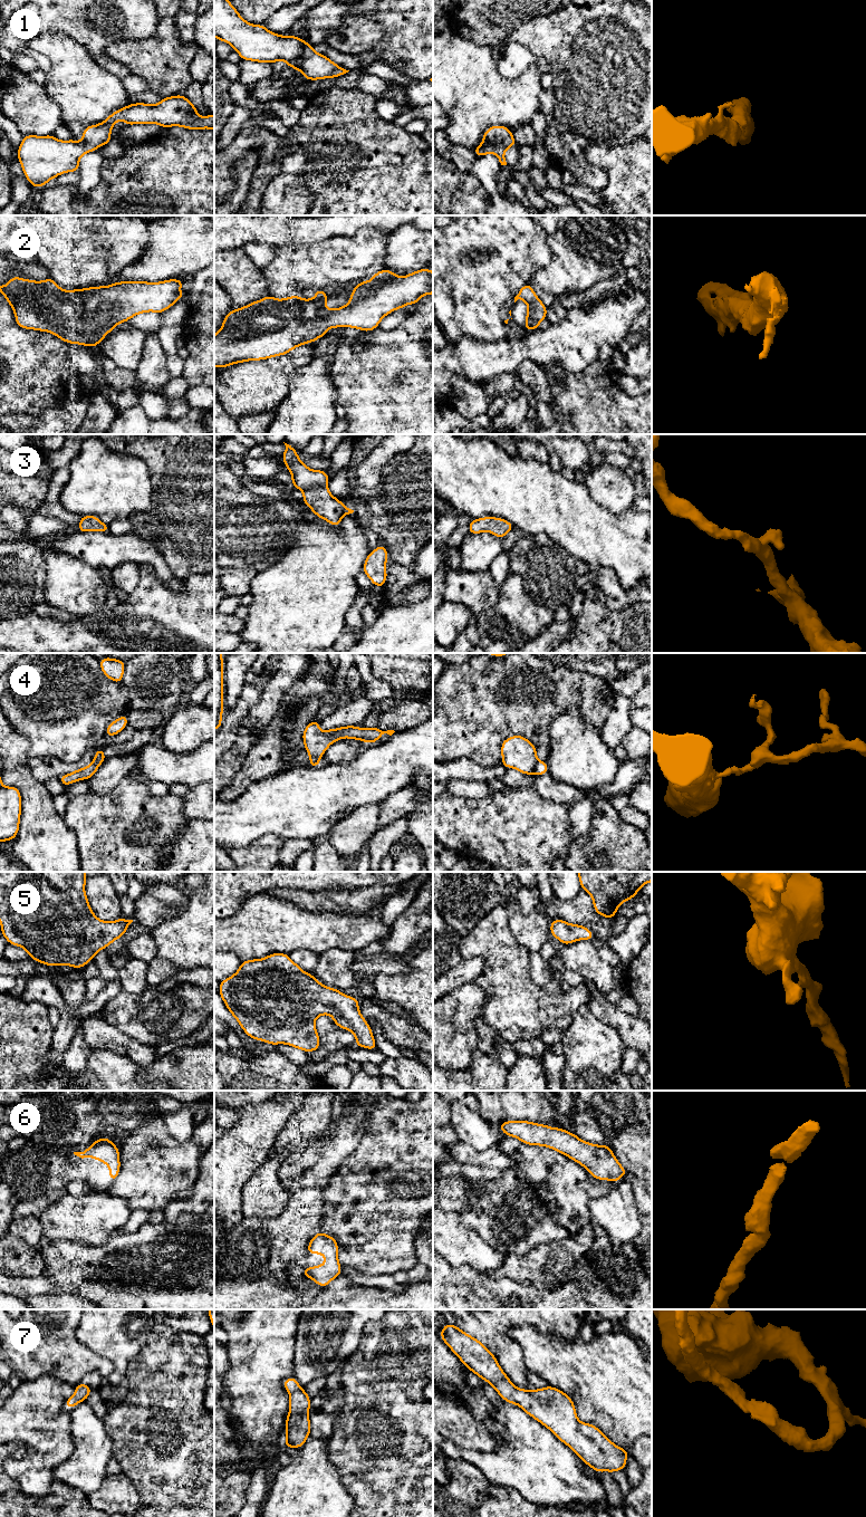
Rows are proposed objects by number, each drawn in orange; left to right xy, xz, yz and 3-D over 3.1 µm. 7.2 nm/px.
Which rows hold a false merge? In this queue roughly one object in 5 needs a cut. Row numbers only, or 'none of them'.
4

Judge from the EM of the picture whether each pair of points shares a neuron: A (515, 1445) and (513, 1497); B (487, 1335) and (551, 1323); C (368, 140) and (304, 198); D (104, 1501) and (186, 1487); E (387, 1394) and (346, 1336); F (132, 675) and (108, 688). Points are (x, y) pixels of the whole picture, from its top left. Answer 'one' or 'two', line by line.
A: two
B: one
C: two
D: two
E: two
F: two

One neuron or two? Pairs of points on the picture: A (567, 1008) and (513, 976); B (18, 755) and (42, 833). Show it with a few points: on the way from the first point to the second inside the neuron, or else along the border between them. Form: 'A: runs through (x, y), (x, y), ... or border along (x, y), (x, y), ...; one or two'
A: runs through (554, 1008), (546, 1008), (527, 989); one
B: runs through (18, 774), (35, 795), (38, 814); one

